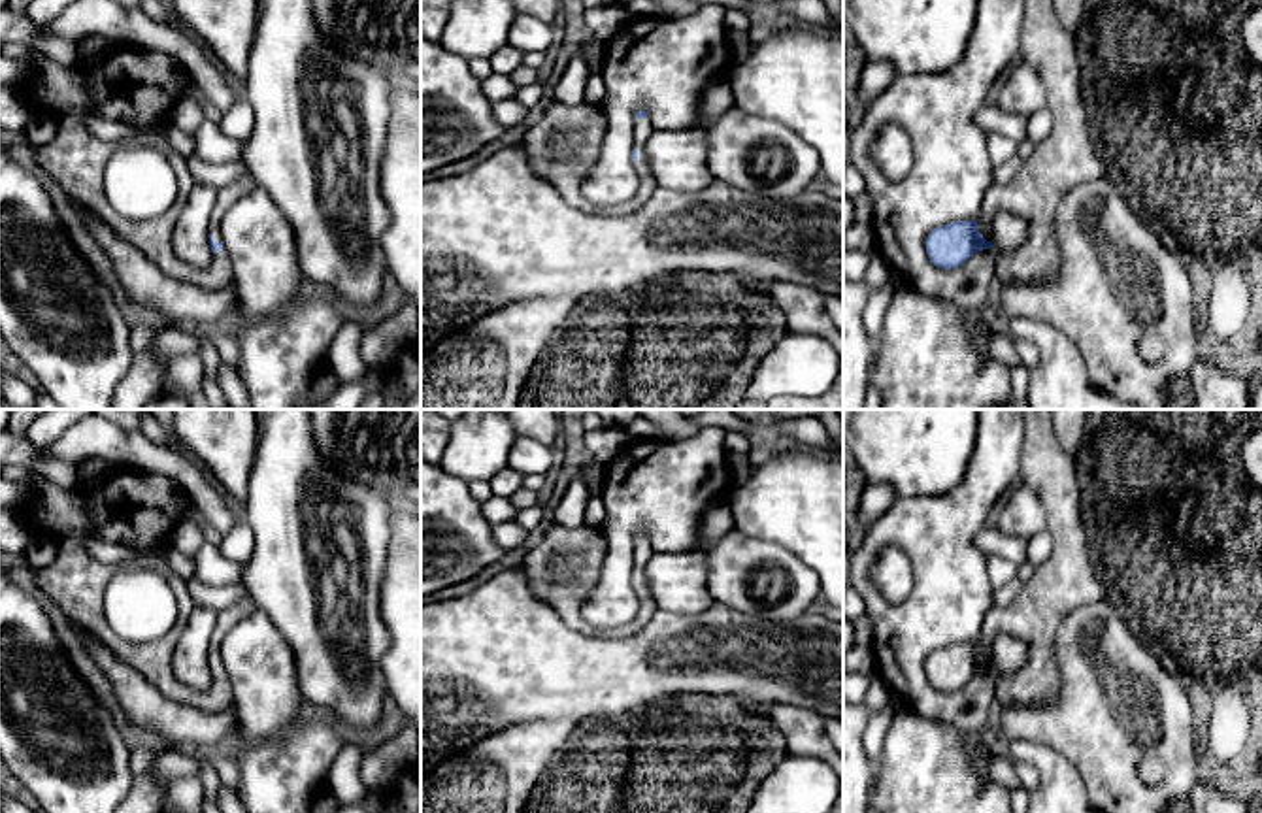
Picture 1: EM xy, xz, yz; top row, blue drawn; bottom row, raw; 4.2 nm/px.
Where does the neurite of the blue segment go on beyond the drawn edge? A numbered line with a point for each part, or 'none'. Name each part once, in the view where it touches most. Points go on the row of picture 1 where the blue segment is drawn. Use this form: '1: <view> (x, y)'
1: yz (1070, 155)

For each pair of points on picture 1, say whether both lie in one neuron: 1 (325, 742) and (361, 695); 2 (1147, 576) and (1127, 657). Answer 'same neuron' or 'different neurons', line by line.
1: different neurons
2: different neurons

